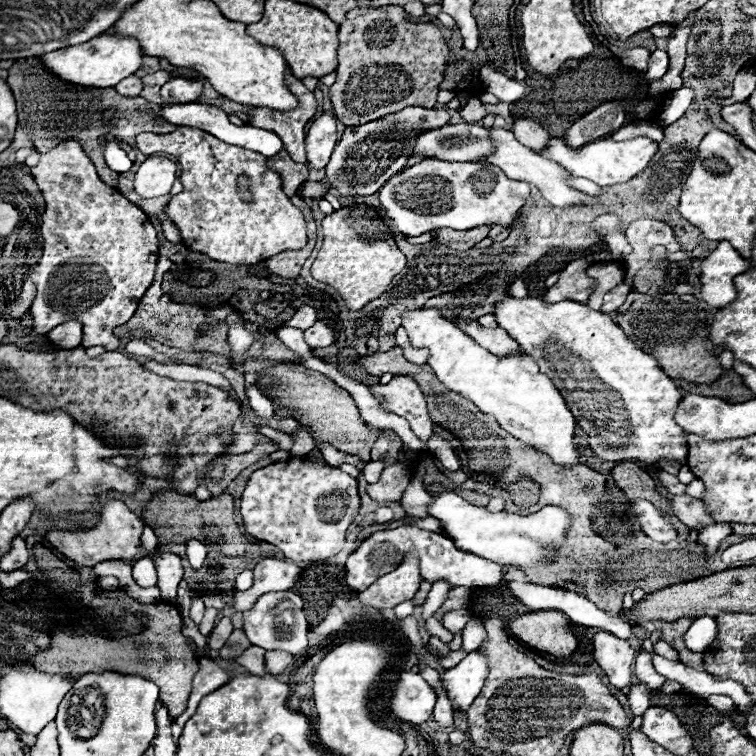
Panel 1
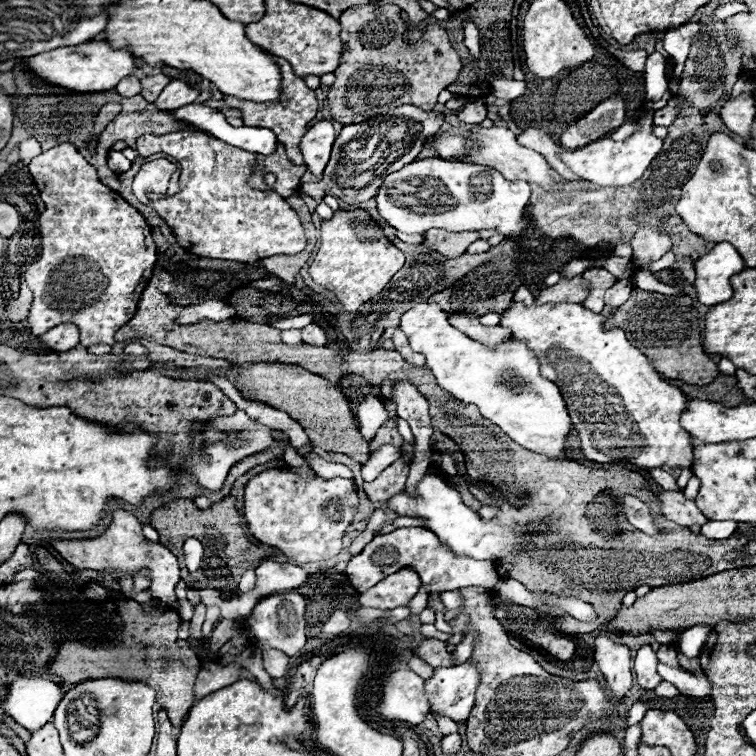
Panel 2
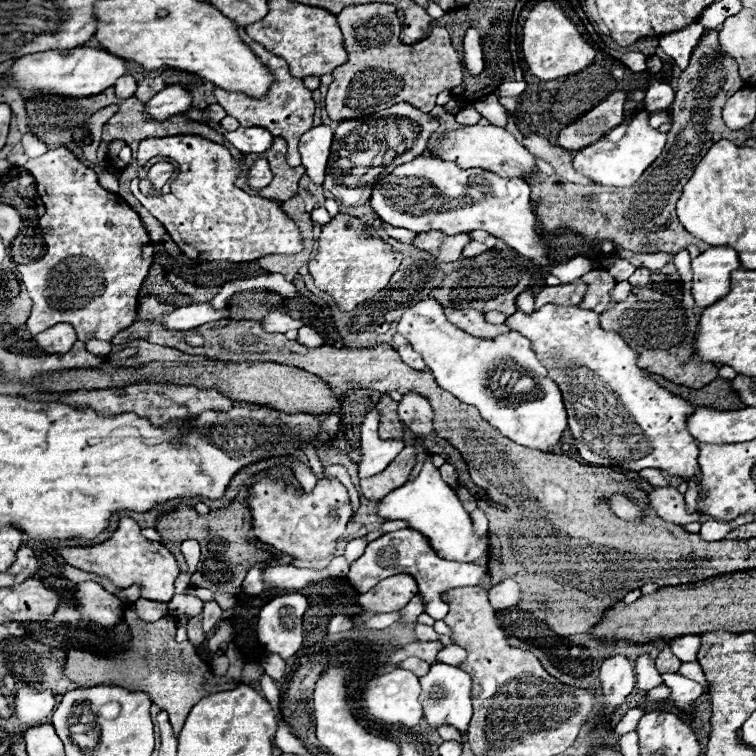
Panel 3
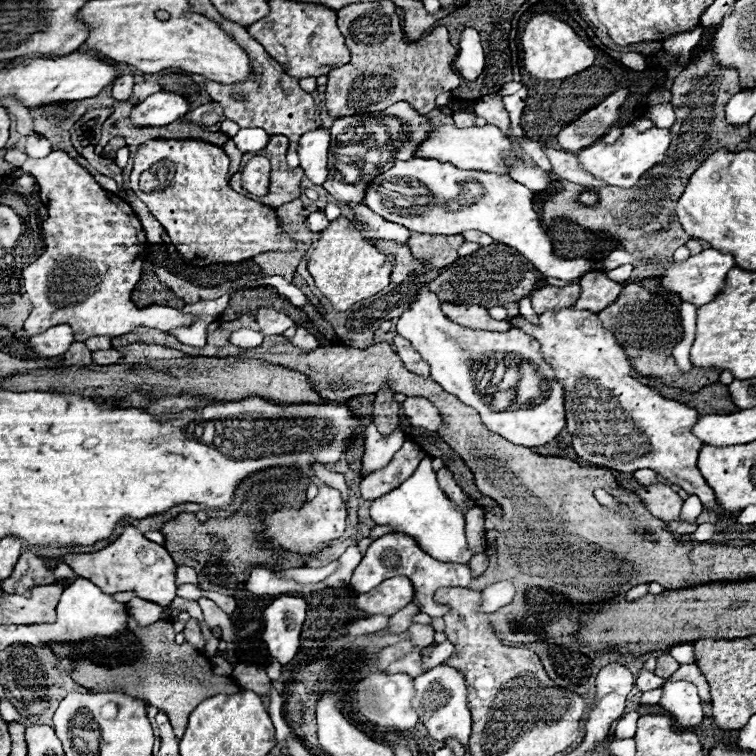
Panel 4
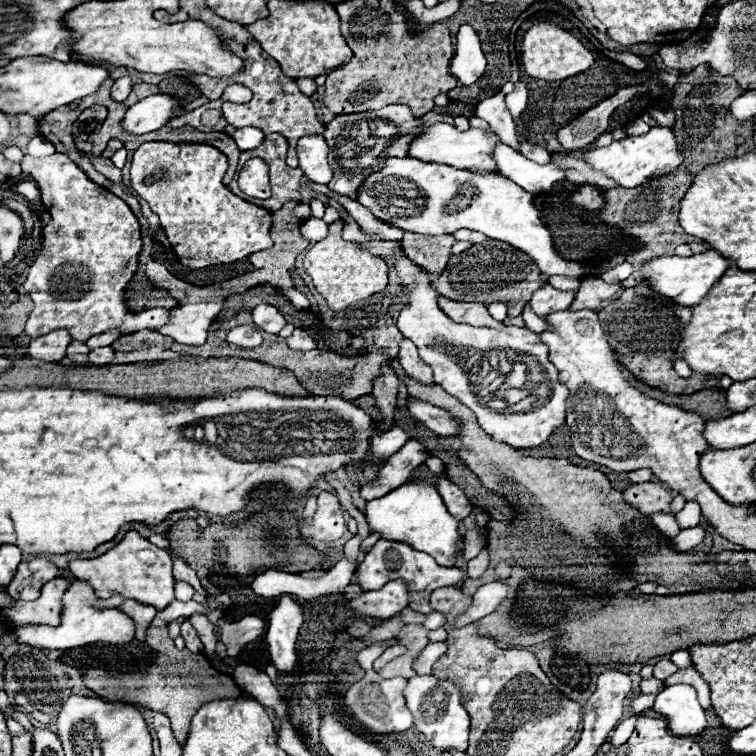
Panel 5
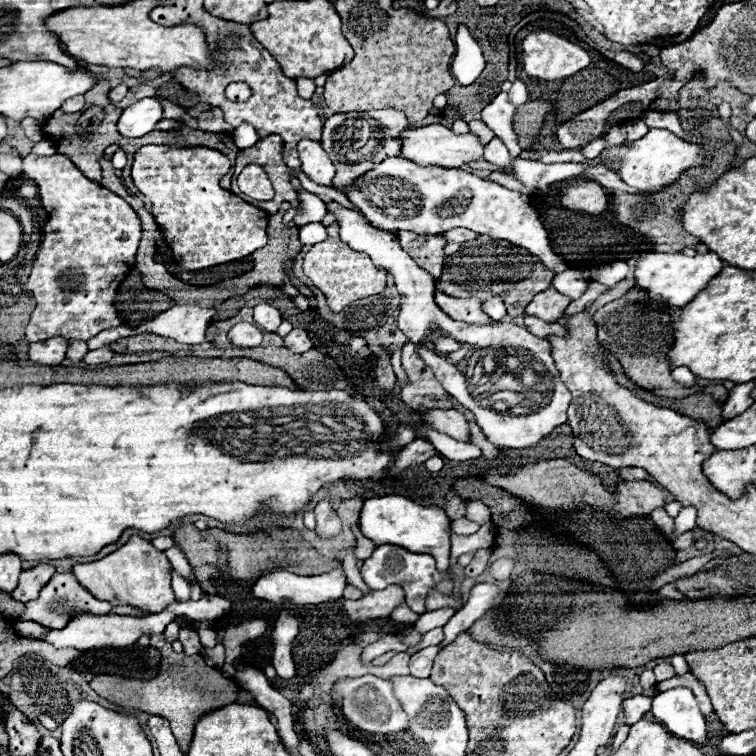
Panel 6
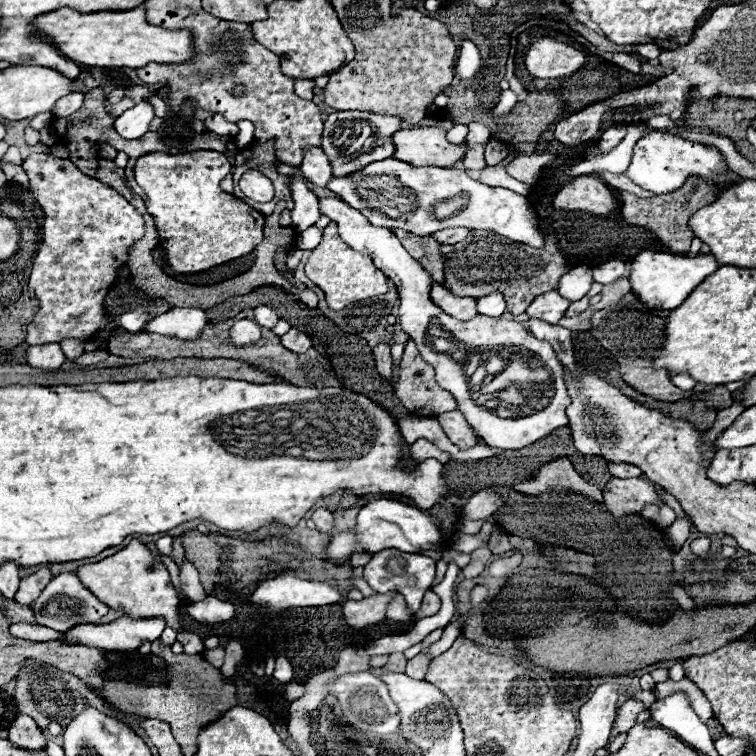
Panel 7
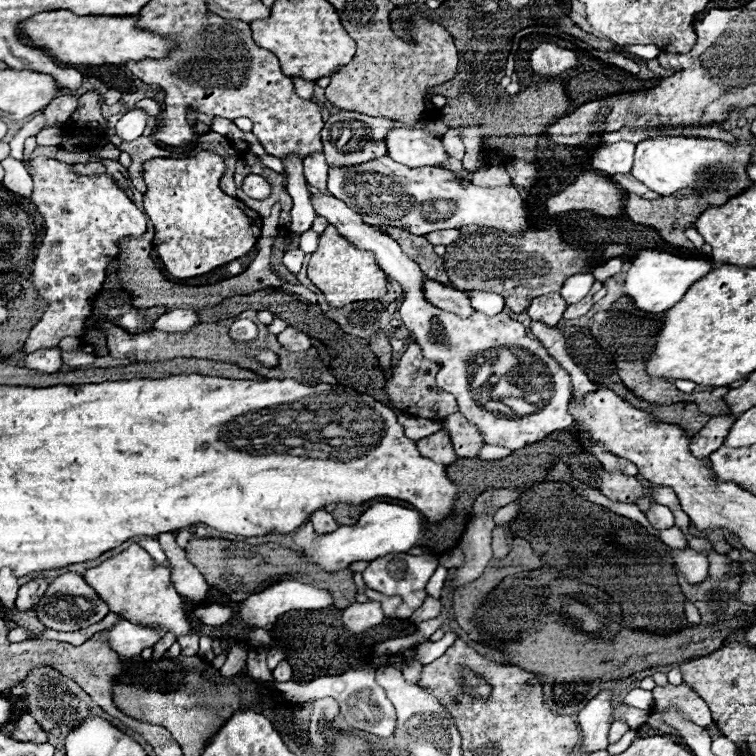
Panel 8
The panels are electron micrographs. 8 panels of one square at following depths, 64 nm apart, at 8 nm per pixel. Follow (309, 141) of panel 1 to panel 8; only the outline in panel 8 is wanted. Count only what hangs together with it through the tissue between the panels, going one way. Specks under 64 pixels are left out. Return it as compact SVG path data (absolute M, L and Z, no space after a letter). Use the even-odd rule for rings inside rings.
M310 154L304 158L304 178L310 186L316 186L318 190L326 190L328 164L324 160L324 154Z

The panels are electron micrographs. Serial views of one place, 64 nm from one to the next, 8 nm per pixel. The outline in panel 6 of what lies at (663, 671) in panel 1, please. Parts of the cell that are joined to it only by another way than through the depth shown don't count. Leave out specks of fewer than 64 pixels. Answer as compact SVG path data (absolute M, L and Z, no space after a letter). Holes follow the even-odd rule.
M672 688L654 696L650 712L672 734L696 744L708 744L706 720L688 688Z

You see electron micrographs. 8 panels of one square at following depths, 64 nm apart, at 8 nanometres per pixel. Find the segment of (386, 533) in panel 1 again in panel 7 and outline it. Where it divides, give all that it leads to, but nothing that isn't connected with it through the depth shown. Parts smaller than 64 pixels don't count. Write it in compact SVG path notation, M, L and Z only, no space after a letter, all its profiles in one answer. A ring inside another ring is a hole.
M394 548L382 550L372 556L372 560L364 566L364 580L376 590L376 592L400 592L406 598L408 612L414 614L420 604L424 592L430 588L436 572L436 560L422 556L422 554L408 554Z

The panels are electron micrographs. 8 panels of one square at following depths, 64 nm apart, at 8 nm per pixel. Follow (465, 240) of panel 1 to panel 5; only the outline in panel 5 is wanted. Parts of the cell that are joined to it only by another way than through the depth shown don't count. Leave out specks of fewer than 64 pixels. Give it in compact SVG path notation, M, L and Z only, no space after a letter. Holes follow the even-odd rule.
M404 232L402 238L402 250L408 252L408 258L412 262L416 262L418 266L422 266L426 272L430 274L438 274L446 268L448 258L450 258L450 246L456 240L452 236L424 236L424 234L414 234L414 232Z

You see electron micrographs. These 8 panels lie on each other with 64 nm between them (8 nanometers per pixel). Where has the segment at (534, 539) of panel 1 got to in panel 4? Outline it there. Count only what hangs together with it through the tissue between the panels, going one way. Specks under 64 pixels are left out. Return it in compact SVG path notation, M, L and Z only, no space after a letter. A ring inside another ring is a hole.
M424 458L414 476L402 482L396 490L376 498L370 504L370 518L376 522L376 526L390 526L392 534L412 536L416 544L420 544L420 548L424 548L424 552L432 554L436 560L468 564L472 558L464 536L464 514L458 512L446 494L438 488L436 472L432 470L432 458Z

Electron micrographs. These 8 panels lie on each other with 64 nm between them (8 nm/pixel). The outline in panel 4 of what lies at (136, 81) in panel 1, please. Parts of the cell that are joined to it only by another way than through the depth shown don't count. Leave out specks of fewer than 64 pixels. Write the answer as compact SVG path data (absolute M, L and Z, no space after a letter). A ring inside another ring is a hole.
M130 74L116 78L116 80L114 80L114 88L112 88L112 96L114 96L116 100L124 102L124 100L130 98L130 94L132 94L132 86L134 86L134 80L132 80Z

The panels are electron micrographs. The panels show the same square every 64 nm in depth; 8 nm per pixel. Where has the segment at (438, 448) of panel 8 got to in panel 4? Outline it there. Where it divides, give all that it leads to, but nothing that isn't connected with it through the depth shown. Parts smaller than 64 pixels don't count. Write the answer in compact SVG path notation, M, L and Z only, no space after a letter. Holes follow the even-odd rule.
M406 440L404 446L400 448L400 452L396 452L396 456L384 468L380 468L380 472L372 472L360 482L362 498L376 500L376 498L388 494L390 490L398 488L404 480L408 480L416 472L418 464L420 464L420 460L424 460L424 456L426 456L426 452L418 444Z

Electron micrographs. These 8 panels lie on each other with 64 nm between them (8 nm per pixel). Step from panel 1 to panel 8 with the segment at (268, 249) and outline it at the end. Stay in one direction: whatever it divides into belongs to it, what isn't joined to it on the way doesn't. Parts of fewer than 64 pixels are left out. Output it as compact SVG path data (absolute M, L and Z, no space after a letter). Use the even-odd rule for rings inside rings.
M198 152L194 158L154 158L144 164L144 182L148 186L144 194L144 210L154 224L154 250L158 252L164 268L174 278L202 276L218 266L224 266L252 250L260 236L262 218L238 198L224 194L218 180L224 174L224 160L212 152Z

